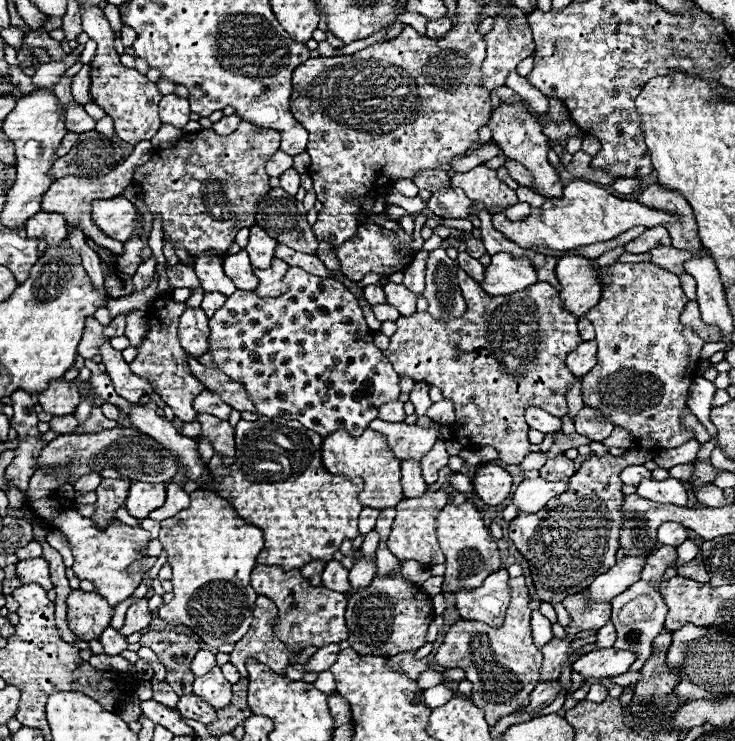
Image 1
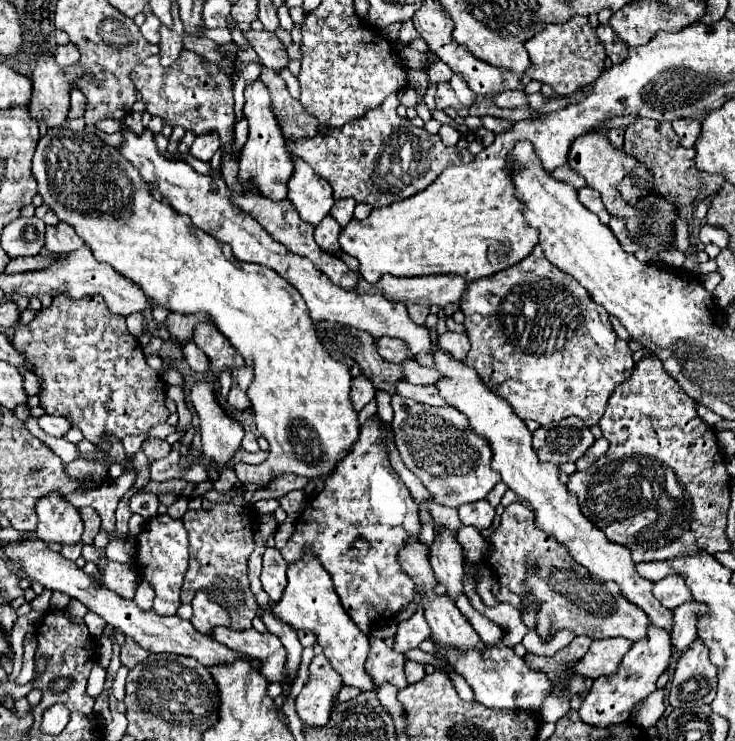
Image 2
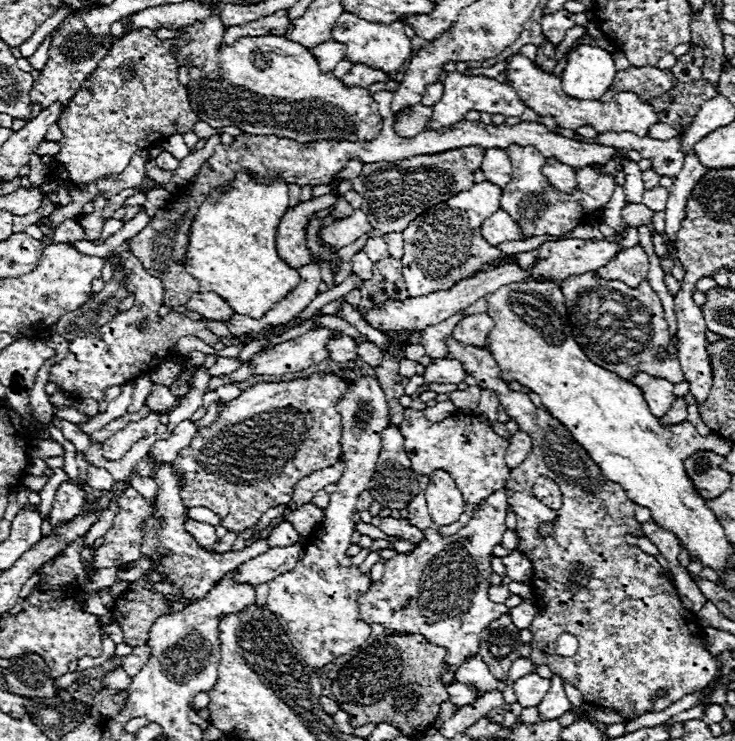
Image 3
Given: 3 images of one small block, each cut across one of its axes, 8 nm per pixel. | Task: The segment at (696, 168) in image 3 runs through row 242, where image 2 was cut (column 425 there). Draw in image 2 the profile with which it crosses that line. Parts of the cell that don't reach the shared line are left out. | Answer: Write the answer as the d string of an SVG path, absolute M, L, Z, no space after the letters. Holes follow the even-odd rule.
M406 662L406 680L408 680L408 684L414 684L414 682L418 682L418 680L422 680L426 676L426 672L424 672L424 666L422 664L418 664L418 662Z

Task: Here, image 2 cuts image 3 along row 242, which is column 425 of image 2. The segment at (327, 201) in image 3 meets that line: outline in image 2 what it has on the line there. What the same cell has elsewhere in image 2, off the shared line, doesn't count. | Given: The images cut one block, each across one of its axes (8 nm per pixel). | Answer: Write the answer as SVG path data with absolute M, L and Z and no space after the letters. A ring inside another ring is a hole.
M382 276L376 284L358 282L358 294L382 294L392 302L424 304L444 308L446 304L460 304L468 282L462 276L424 276L424 278L394 278Z

